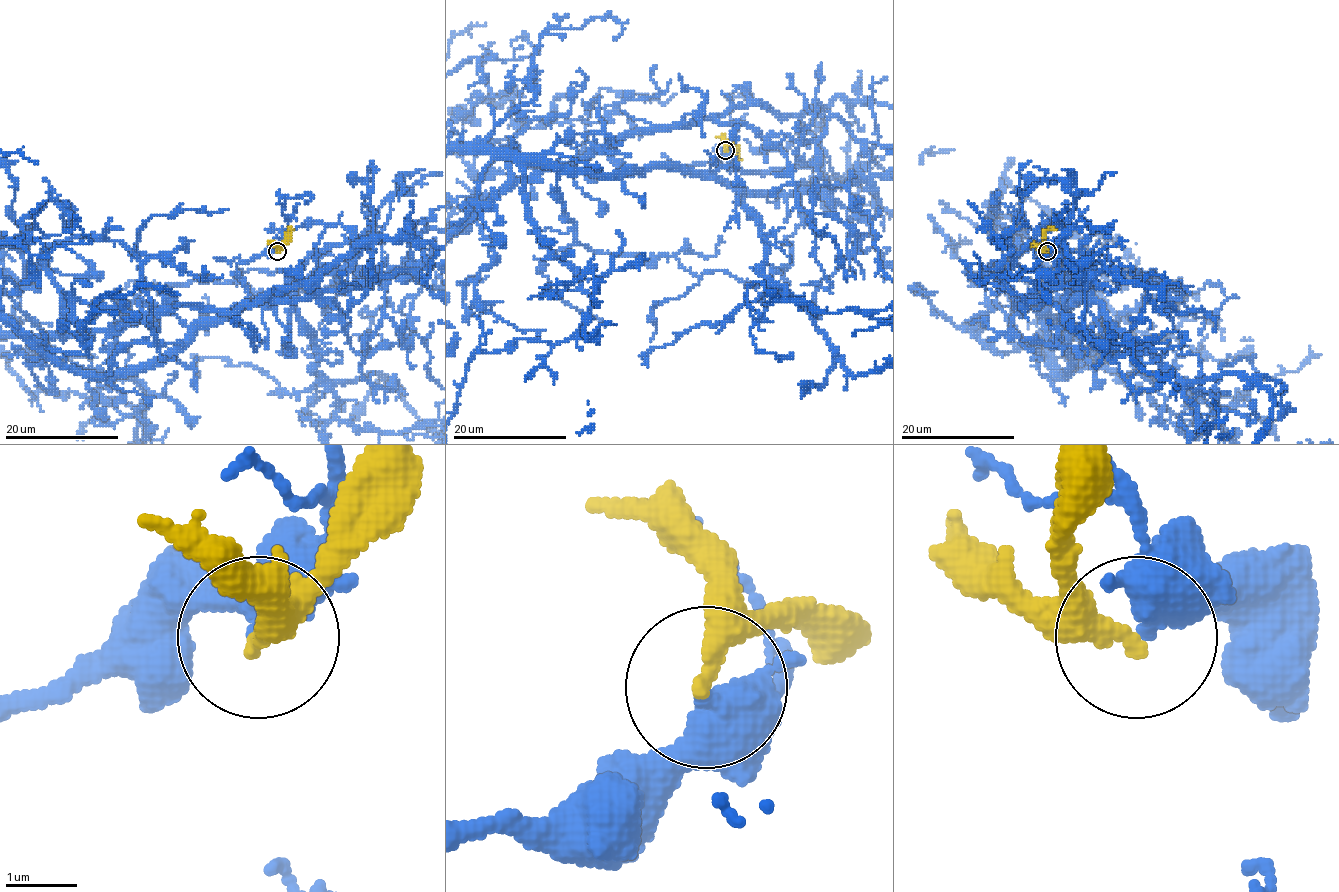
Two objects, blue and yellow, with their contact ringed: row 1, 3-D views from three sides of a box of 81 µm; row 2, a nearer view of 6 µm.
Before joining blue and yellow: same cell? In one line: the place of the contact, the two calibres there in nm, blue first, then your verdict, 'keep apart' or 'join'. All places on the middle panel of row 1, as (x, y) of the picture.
at (725, 150); 400 nm thick on the blue side, 340 nm on the other; keep apart

